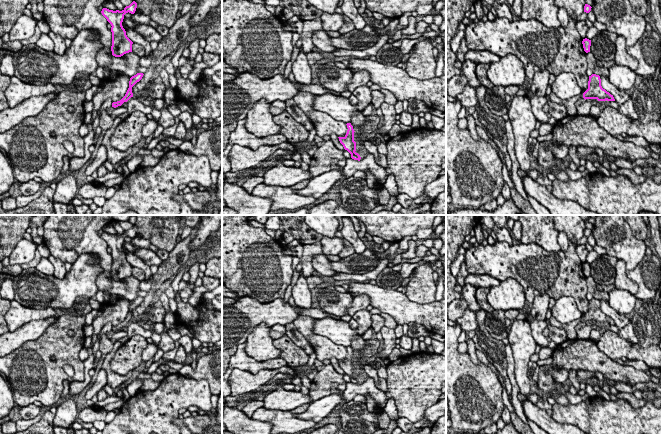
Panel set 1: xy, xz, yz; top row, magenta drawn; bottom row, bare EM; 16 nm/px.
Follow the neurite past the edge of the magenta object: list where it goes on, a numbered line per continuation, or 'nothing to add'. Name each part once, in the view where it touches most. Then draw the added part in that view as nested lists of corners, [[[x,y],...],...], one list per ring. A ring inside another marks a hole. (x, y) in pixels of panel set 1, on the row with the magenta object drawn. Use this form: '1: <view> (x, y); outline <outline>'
nothing to add

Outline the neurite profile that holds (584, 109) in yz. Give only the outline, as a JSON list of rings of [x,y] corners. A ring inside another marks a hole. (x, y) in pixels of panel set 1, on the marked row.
[[[586,99],[581,105],[576,107],[577,114],[579,114],[579,115],[590,114],[591,106],[592,106],[592,99]]]

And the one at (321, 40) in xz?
[[[324,30],[316,31],[312,35],[312,40],[314,45],[323,52],[331,53],[338,49],[332,45],[330,37]]]

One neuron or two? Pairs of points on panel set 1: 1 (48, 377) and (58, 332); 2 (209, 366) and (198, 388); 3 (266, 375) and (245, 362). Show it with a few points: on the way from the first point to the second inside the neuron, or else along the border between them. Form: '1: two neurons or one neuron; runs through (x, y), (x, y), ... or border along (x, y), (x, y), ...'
1: one neuron; runs through (56, 366), (58, 364), (58, 343)
2: two neurons; border along (191, 377), (205, 379), (211, 393)
3: two neurons; border along (283, 365), (255, 373), (237, 369)

